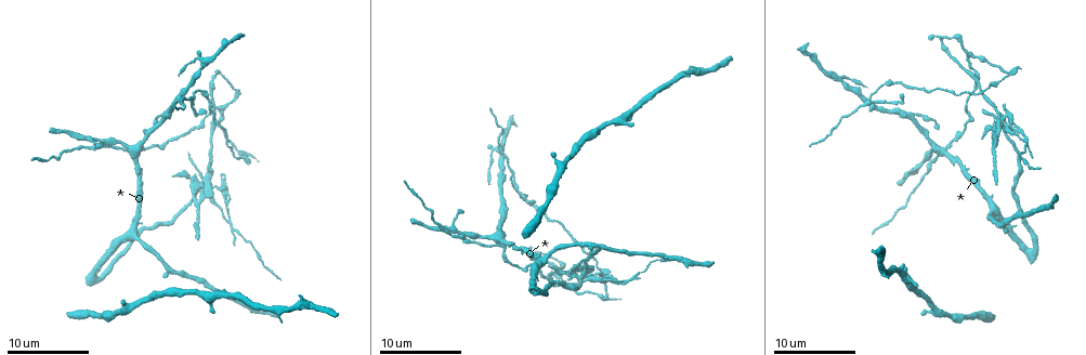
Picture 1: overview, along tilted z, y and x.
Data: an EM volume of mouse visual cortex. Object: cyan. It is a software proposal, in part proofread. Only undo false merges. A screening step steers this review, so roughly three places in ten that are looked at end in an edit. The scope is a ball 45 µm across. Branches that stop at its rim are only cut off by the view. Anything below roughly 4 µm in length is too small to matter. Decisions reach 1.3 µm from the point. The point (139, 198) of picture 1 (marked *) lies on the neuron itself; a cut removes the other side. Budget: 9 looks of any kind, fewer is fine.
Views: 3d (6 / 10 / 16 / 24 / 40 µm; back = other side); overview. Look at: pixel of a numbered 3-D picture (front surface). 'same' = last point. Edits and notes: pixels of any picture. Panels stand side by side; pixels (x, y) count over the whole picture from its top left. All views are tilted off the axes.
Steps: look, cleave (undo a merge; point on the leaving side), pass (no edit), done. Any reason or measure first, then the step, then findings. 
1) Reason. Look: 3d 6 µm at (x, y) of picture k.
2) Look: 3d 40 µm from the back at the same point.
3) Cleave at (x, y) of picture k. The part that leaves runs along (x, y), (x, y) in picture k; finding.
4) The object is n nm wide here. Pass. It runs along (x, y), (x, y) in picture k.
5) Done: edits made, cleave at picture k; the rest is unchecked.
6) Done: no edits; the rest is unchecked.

Look: 3d 6 µm at (545, 259) of picture 1.

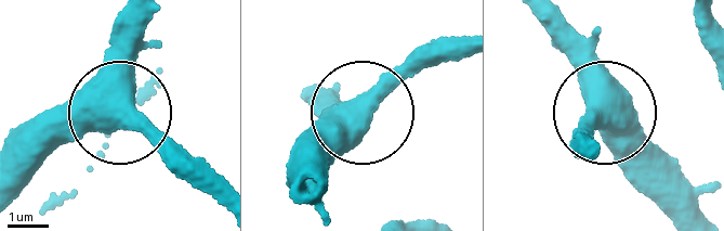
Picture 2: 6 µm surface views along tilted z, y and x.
The side arm is 23 µm long. Pass. Continuous, no second neuron.

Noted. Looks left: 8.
A fork. Look: 3d 10 µm at (503, 248) of picture 1.

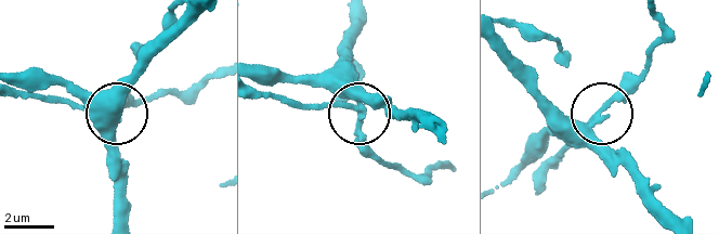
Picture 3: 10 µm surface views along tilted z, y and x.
3 arms meet here. Pass. It runs along (674, 217), (595, 132), (596, 116), (556, 117), (530, 94) in picture 3; continuous, no second neuron.

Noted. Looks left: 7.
Three-way junction. Look: 3d 10 µm at (912, 114) of picture 1.

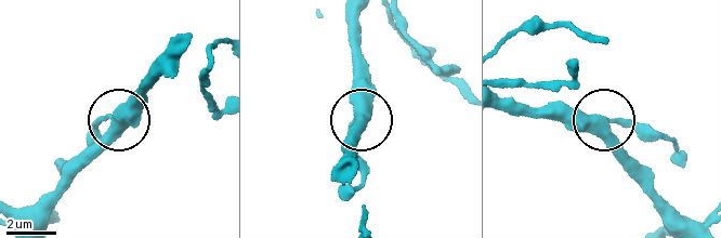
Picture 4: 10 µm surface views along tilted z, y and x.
Closer look. Look: 3d 6 µm at (601, 120) of picture 4.

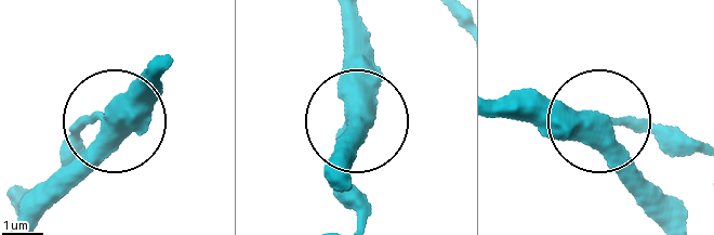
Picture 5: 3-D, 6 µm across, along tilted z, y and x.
The object is 400 nm wide here. Pass. Continuous, no second neuron.

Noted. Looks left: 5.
Three-way junction. Look: 3d 6 µm at (872, 100) of picture 1.

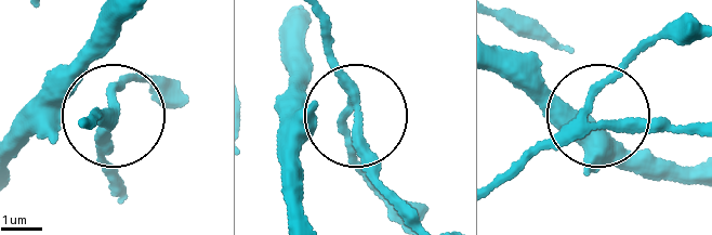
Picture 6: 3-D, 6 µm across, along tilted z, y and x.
The object is 220 nm wide here. Pass. It runs along (157, 103), (141, 79), (115, 93), (96, 147), (105, 171) in picture 6; continuous, no second neuron.

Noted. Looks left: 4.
Done: no edits; the rest is unchecked.

